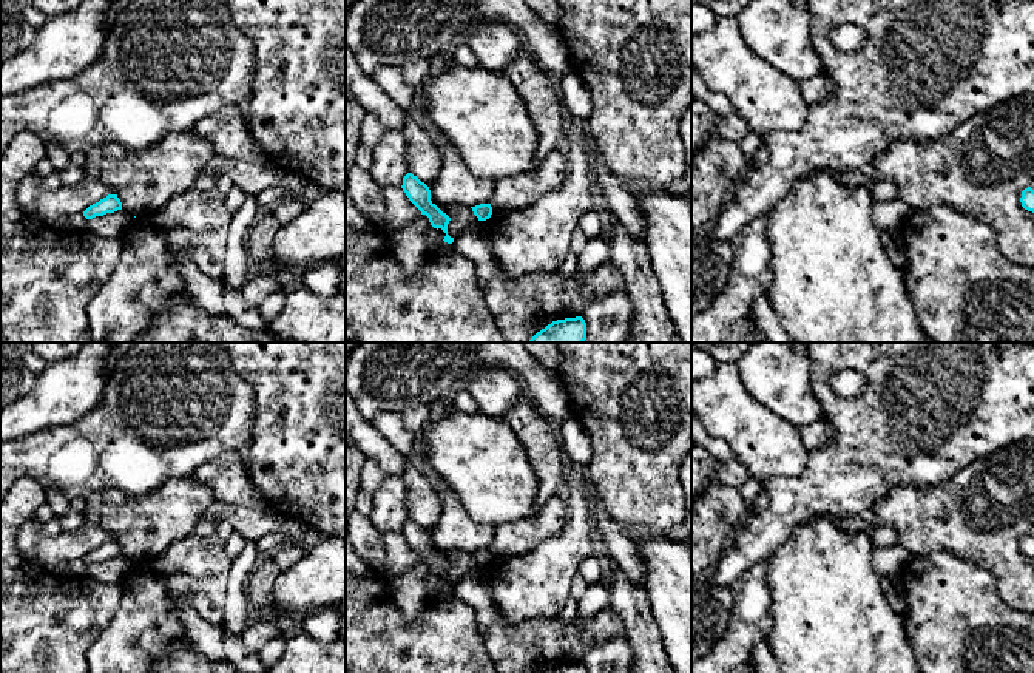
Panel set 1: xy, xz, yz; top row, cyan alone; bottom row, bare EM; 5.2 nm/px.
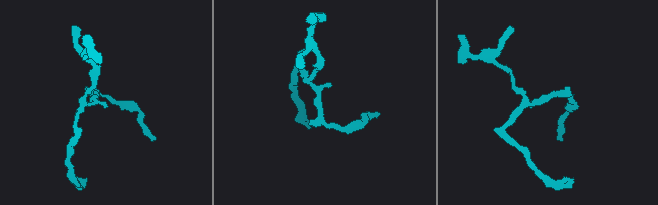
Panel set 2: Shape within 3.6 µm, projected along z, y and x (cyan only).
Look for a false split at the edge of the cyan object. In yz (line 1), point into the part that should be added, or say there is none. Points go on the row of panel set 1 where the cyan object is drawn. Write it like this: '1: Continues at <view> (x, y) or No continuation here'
1: No continuation here

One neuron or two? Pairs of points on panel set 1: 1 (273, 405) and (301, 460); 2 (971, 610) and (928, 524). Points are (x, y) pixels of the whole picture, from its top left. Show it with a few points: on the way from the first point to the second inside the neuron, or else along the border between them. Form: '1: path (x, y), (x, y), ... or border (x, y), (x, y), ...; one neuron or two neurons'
1: path (280, 419), (301, 440), (301, 446); one neuron
2: border (911, 554), (951, 551), (976, 565); two neurons

